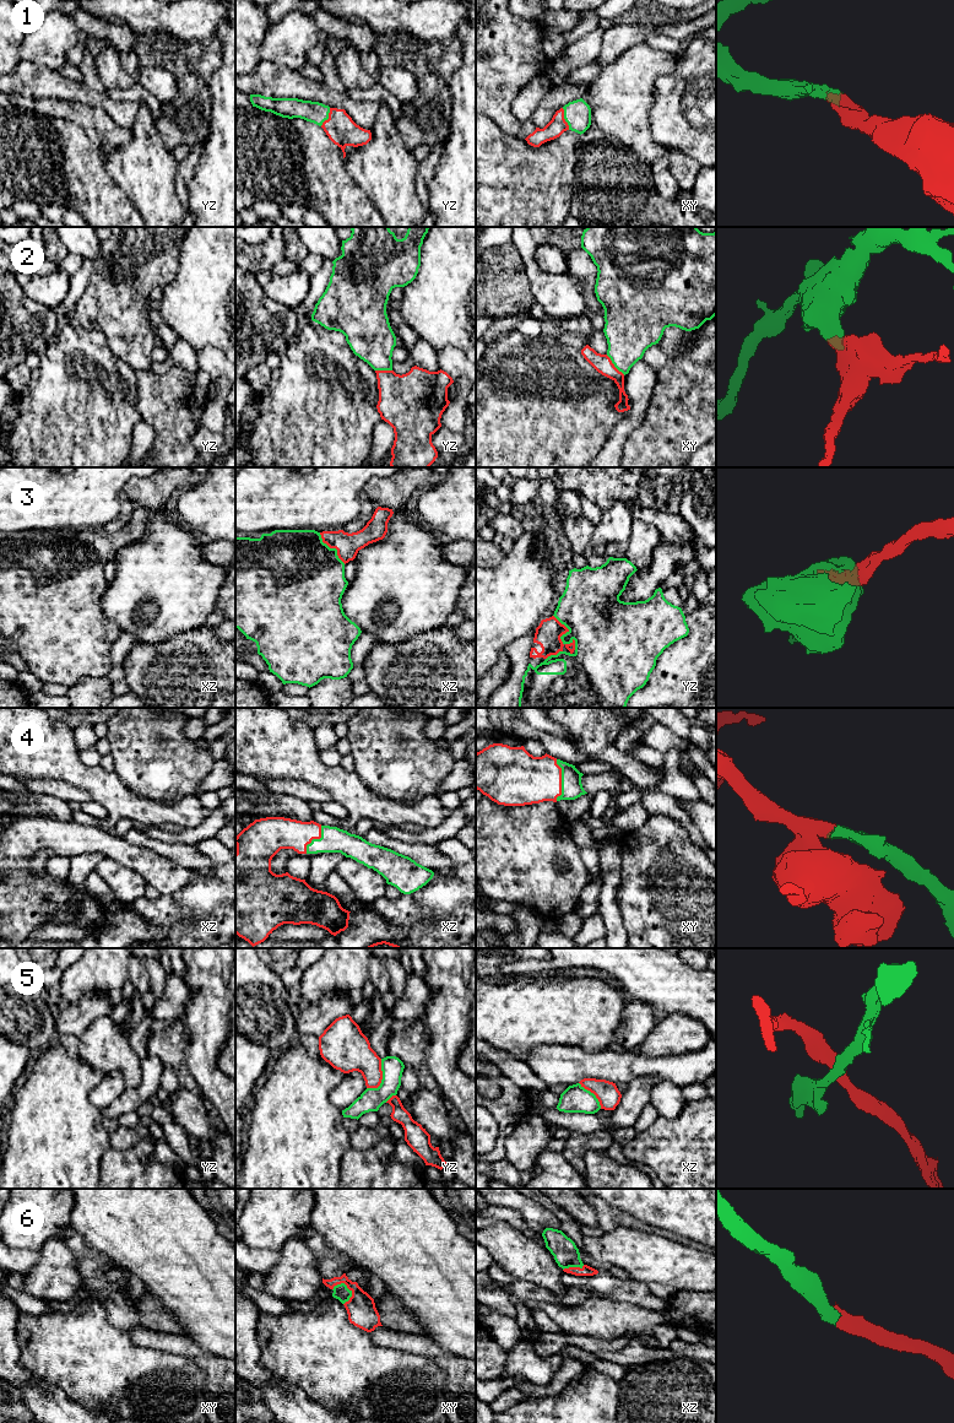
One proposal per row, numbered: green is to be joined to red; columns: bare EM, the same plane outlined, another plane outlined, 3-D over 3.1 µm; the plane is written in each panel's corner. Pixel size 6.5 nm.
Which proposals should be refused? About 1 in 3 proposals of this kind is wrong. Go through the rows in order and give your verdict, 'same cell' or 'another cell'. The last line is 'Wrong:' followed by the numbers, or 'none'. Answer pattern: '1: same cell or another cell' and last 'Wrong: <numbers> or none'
1: same cell
2: another cell
3: same cell
4: same cell
5: another cell
6: same cell
Wrong: 2, 5

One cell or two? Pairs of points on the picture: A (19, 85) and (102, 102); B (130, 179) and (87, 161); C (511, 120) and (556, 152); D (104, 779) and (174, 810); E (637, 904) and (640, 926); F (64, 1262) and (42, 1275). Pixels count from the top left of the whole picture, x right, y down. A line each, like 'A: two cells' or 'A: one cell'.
A: one cell
B: two cells
C: two cells
D: one cell
E: one cell
F: one cell

